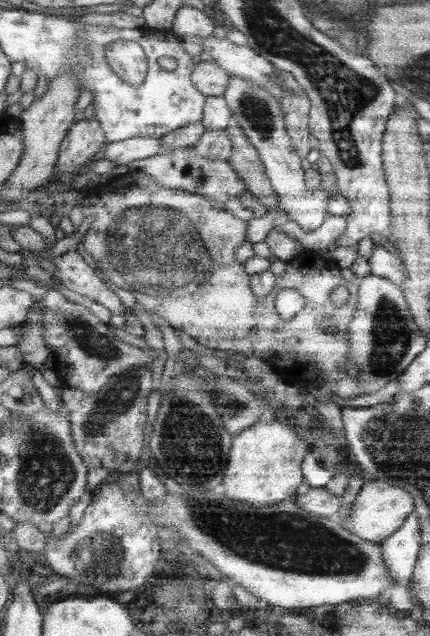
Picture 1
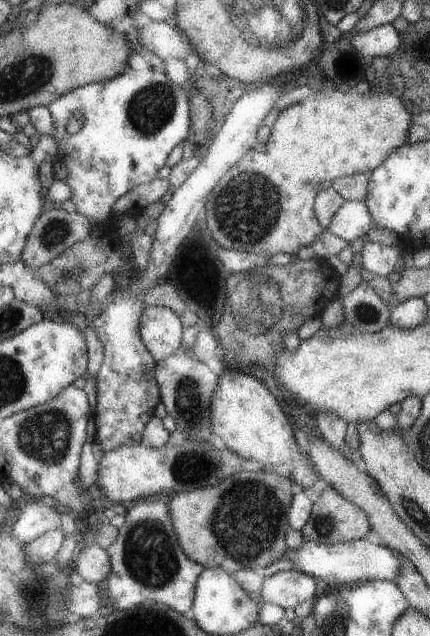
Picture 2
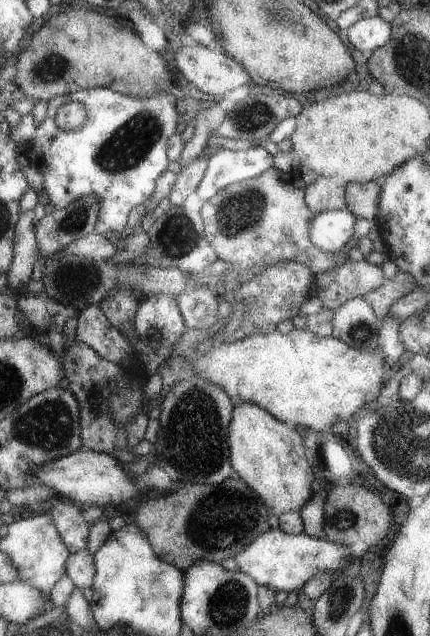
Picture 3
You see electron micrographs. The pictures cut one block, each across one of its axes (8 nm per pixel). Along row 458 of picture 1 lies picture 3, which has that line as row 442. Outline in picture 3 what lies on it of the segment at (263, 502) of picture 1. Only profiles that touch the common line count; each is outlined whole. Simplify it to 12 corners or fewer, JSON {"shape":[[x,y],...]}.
{"shape":[[253,404],[229,426],[235,472],[274,515],[313,492],[301,436]]}

